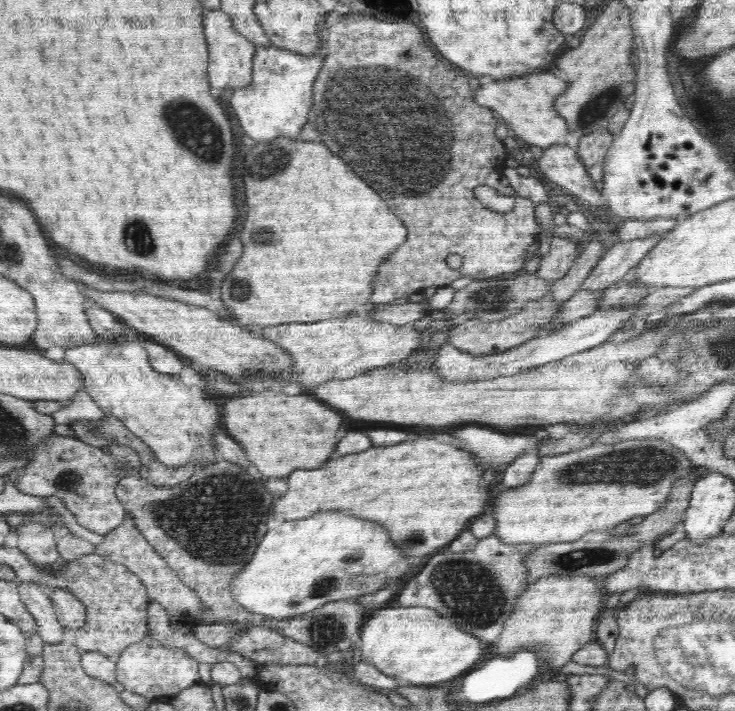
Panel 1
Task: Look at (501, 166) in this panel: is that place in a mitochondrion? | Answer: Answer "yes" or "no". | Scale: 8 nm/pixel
no

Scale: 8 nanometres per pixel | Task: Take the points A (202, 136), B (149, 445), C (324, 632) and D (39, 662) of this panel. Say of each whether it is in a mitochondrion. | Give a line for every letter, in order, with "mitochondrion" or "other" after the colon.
A: mitochondrion
B: other
C: mitochondrion
D: other

